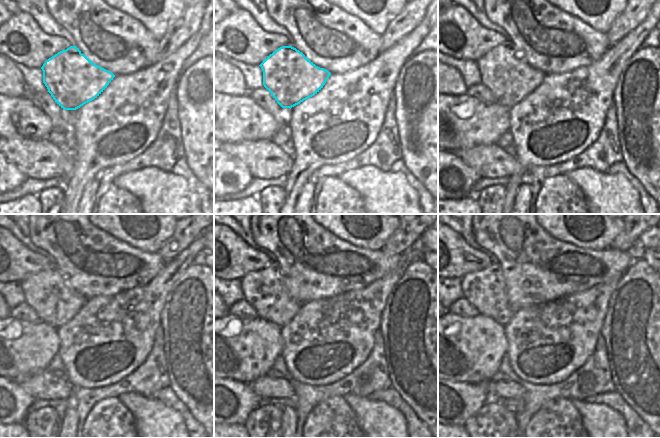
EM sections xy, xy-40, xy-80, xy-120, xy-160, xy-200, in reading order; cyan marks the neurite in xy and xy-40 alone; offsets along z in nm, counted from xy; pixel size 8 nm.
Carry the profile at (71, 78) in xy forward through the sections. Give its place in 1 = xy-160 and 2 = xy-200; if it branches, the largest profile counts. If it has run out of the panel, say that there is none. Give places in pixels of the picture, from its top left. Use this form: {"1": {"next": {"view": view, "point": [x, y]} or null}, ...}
{"1": {"next": {"view": "xy-160", "point": [265, 290]}}, "2": {"next": {"view": "xy-200", "point": [486, 290]}}}

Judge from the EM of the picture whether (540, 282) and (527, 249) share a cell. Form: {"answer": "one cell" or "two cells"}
{"answer": "one cell"}

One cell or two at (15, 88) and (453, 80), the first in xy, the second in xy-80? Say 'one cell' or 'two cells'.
one cell

